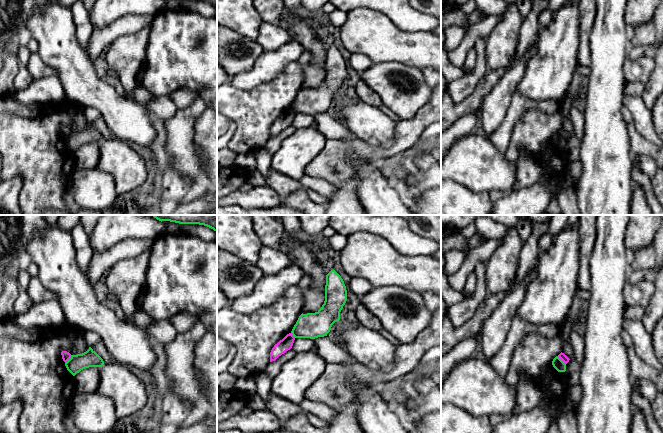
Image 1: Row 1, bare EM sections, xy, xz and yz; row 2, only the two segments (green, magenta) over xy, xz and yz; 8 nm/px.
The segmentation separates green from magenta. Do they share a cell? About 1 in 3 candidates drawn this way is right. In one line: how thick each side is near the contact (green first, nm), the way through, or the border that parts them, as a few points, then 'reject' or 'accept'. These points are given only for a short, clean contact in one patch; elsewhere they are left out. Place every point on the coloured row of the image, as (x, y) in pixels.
90 nm thick on the green side, 60 nm on the other; border along yz (558, 355), (565, 364); reject

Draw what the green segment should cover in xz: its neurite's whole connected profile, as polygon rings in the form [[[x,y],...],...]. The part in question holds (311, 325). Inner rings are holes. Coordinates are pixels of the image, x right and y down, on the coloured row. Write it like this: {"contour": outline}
{"contour": [[[333,269],[326,275],[324,304],[315,313],[302,313],[291,331],[292,335],[310,339],[327,336],[332,325],[340,320],[340,312],[346,301],[344,281]]]}

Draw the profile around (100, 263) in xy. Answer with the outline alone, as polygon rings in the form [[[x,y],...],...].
[[[128,239],[112,246],[101,253],[93,253],[86,275],[89,283],[94,286],[104,278],[106,272],[118,261],[132,258],[152,248],[154,240]]]

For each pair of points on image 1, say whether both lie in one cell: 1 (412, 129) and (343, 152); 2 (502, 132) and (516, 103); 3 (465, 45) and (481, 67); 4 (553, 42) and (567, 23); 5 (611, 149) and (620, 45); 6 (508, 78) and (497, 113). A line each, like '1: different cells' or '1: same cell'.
1: same cell
2: same cell
3: different cells
4: same cell
5: same cell
6: same cell

